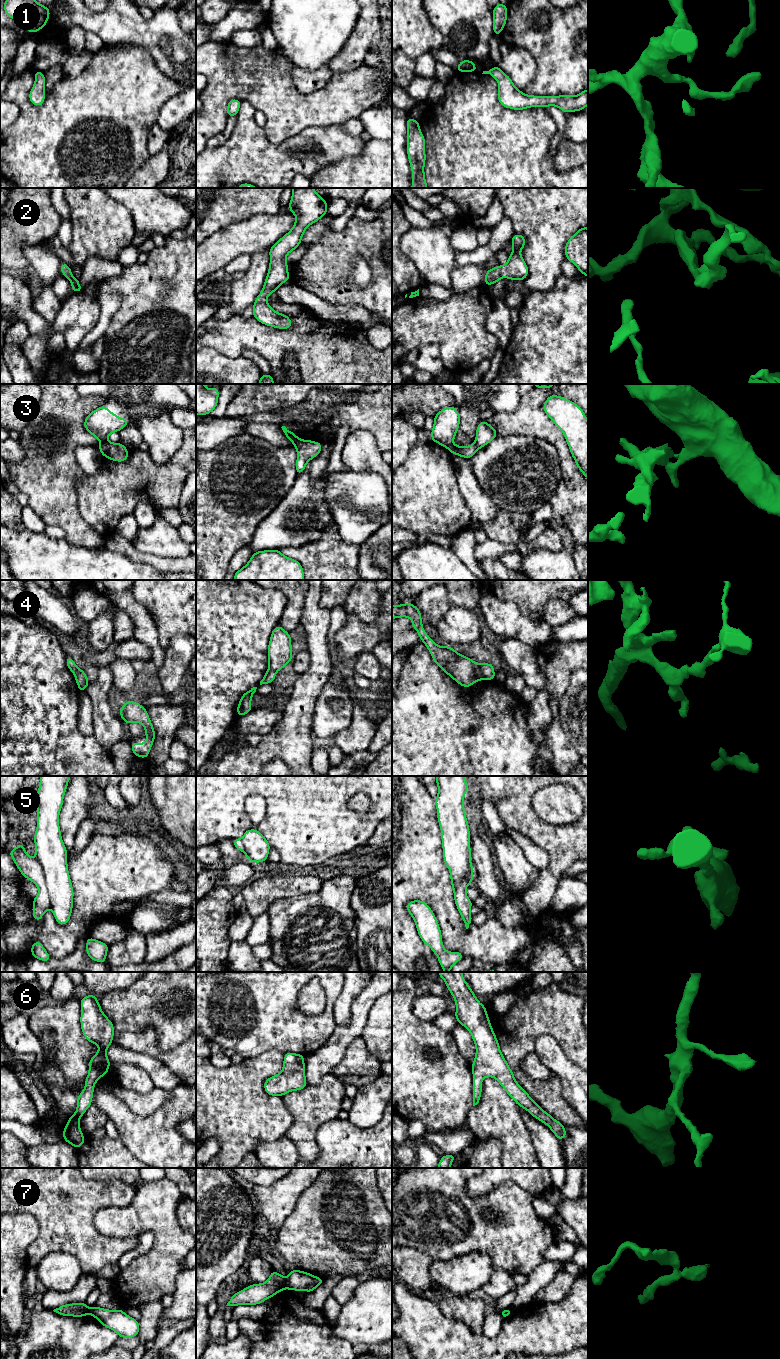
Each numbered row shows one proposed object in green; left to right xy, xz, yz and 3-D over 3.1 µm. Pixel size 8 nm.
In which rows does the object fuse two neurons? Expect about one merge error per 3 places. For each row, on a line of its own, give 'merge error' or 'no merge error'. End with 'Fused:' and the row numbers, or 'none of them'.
1: no merge error
2: no merge error
3: merge error
4: merge error
5: merge error
6: no merge error
7: merge error
Fused: 3, 4, 5, 7

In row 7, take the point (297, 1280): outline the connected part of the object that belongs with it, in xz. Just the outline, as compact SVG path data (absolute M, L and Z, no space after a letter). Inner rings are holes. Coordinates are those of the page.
M292 1269L286 1278L286 1288L295 1291L306 1290L307 1293L310 1293L320 1286L324 1280L310 1273Z

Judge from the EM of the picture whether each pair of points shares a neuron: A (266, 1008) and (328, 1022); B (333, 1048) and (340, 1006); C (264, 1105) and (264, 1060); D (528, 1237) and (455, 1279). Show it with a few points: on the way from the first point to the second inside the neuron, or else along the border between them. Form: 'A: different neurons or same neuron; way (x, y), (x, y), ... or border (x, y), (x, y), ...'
A: same neuron; way (281, 1018), (286, 1018), (289, 1021), (313, 1022)
B: different neurons; border (350, 1005), (349, 1023), (343, 1026), (336, 1026)
C: same neuron; way (257, 1094), (257, 1071)
D: different neurons; border (467, 1253), (483, 1252), (491, 1259), (495, 1266)

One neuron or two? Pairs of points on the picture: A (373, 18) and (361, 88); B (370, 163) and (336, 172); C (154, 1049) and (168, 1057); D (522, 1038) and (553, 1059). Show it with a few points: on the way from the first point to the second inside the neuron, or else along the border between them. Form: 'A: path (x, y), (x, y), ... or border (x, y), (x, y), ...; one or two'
A: border (363, 63), (352, 70), (341, 72); two
B: path (362, 171), (344, 172); one
C: path (157, 1052), (165, 1057); one
D: border (557, 1043), (549, 1035), (541, 1035), (534, 1051); two

